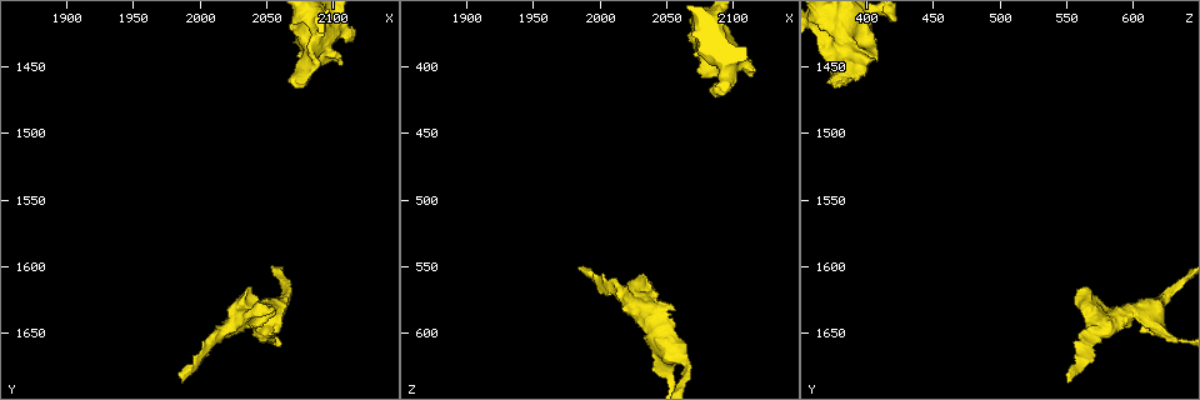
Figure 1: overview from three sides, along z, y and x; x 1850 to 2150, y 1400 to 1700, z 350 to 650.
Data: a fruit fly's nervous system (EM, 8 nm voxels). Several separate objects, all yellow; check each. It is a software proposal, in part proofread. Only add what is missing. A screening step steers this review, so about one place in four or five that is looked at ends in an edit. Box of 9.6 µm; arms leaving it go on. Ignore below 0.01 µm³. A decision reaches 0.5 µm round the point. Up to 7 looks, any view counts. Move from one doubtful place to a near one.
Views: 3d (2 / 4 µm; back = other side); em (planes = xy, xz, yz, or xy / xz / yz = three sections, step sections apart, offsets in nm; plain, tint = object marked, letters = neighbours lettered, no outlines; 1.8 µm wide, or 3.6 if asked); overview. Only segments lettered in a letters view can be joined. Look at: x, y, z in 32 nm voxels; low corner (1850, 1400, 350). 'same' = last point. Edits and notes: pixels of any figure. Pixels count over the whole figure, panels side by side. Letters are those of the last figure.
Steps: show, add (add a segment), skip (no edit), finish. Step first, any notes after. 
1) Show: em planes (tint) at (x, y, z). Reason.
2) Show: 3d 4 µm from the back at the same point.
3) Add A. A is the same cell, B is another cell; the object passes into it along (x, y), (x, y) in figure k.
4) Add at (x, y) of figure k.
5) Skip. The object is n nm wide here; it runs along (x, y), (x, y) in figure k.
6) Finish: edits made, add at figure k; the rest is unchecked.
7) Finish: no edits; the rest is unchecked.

Show: em planes (tint) at (2036, 1618, 562).

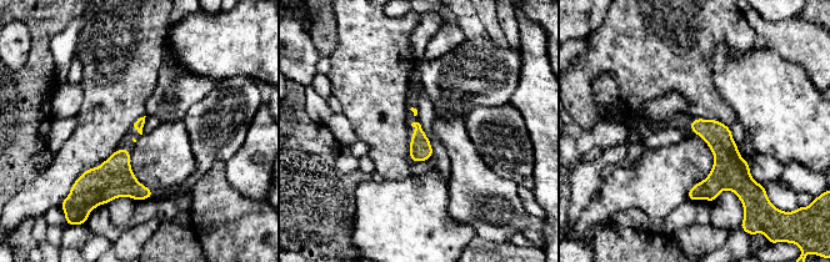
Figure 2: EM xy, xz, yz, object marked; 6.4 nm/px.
Show: em planes (letters) at the same point. What lies round it.

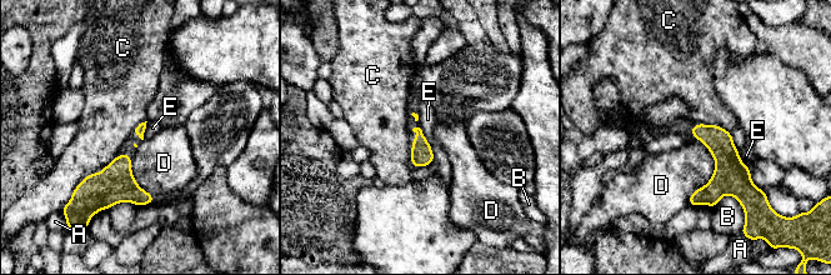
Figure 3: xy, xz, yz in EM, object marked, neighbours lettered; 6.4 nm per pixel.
Skip. A, B, C, D and E are other cells; a border runs along (420, 129), (431, 149), (434, 160) in figure 3; none of them fits.

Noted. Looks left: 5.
Show: em xy step 8 (letters) at (1986, 1686, 550). An open end.

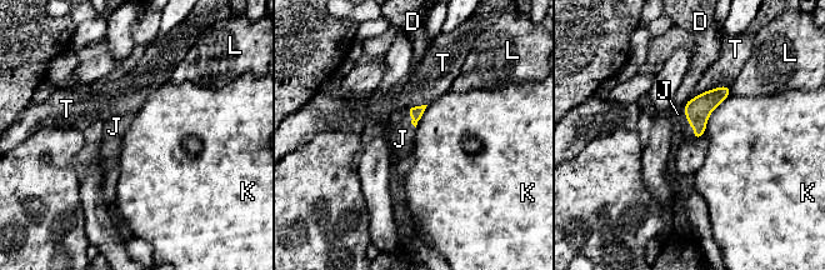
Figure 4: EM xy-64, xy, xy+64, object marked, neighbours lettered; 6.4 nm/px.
Add J. The longest contact is with K, 320 nm; J is the same cell, D, K, L and T are other cells; the object passes into it along (698, 110), (688, 123), (678, 114) in figure 4; it goes on there.

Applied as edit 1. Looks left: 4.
Show: 3d 4 µm at (2108, 1422, 398). Calibre changes.

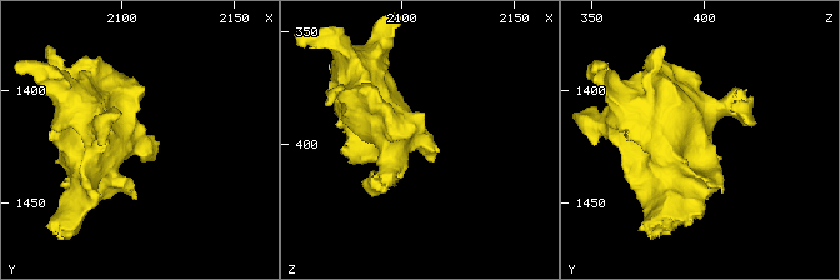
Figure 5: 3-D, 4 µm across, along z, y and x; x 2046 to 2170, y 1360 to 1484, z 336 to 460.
Show: em 3.6 µm xz step 16 (plain) at (2108, 1423, 399). Need the tissue.

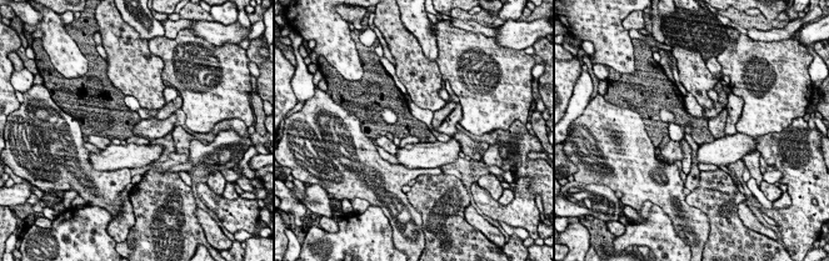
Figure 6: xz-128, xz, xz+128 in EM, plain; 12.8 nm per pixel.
Show: em 3.6 µm xz step 16 (letters) at the same point. What lies round it.

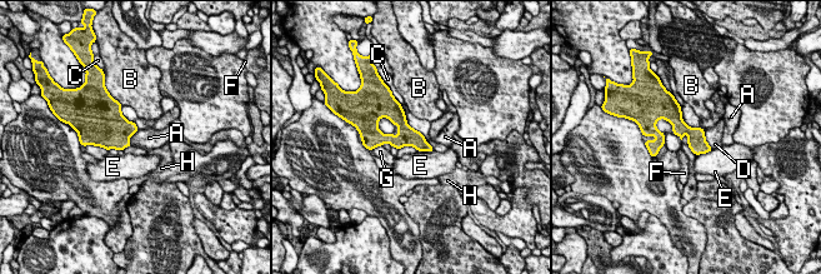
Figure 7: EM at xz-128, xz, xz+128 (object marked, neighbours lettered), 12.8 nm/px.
Skip. A, B, C, D, E, F, G and H are other cells; no lettered segment goes on from it.

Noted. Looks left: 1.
Finish: edits made, add at figure 4; the rest is unchecked.

